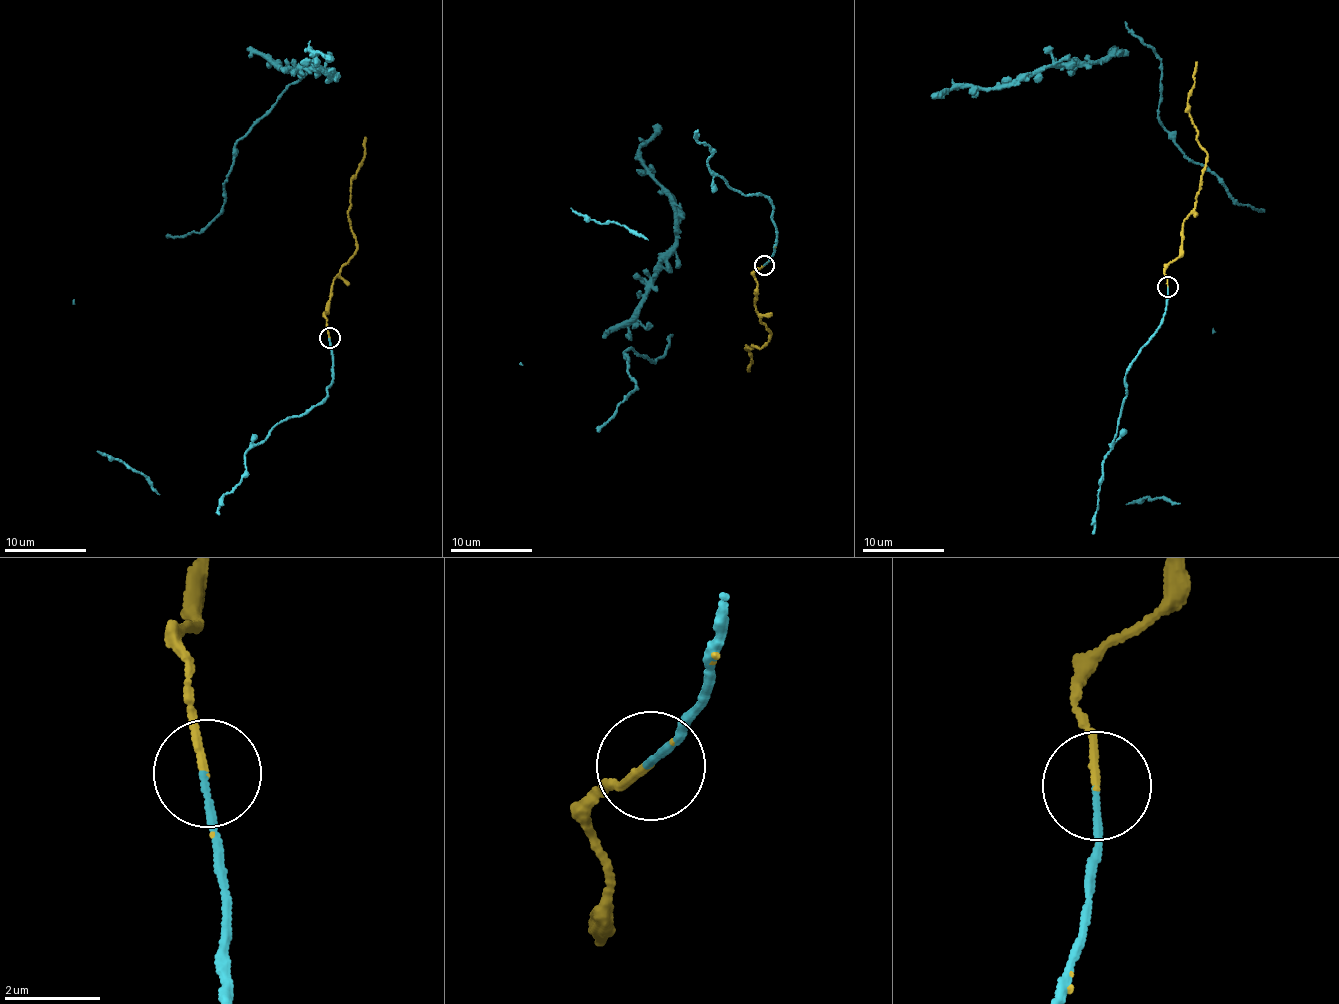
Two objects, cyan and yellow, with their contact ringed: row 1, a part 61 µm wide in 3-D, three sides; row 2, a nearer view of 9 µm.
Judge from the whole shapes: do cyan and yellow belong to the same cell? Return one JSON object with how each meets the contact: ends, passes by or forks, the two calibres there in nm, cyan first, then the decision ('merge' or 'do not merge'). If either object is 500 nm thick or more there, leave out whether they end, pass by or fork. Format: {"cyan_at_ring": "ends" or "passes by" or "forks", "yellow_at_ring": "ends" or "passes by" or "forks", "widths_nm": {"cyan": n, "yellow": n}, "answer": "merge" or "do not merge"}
{"cyan_at_ring": "ends", "yellow_at_ring": "ends", "widths_nm": {"cyan": 130, "yellow": 140}, "answer": "merge"}

